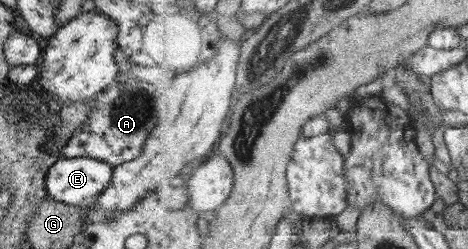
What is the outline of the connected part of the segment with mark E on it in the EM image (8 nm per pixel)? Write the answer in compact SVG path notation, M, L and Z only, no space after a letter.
M88 157L59 158L45 174L46 197L65 205L79 205L107 188L112 168Z

